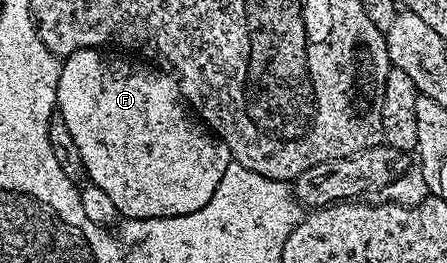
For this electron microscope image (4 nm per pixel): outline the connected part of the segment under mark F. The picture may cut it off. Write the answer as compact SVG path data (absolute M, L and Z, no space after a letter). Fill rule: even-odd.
M92 47L62 58L57 87L58 116L69 126L69 135L73 135L77 151L81 151L83 171L90 184L101 187L113 199L113 207L127 219L176 217L205 207L213 199L225 167L233 163L229 147L196 120L170 73L158 67L130 65L103 53Z

